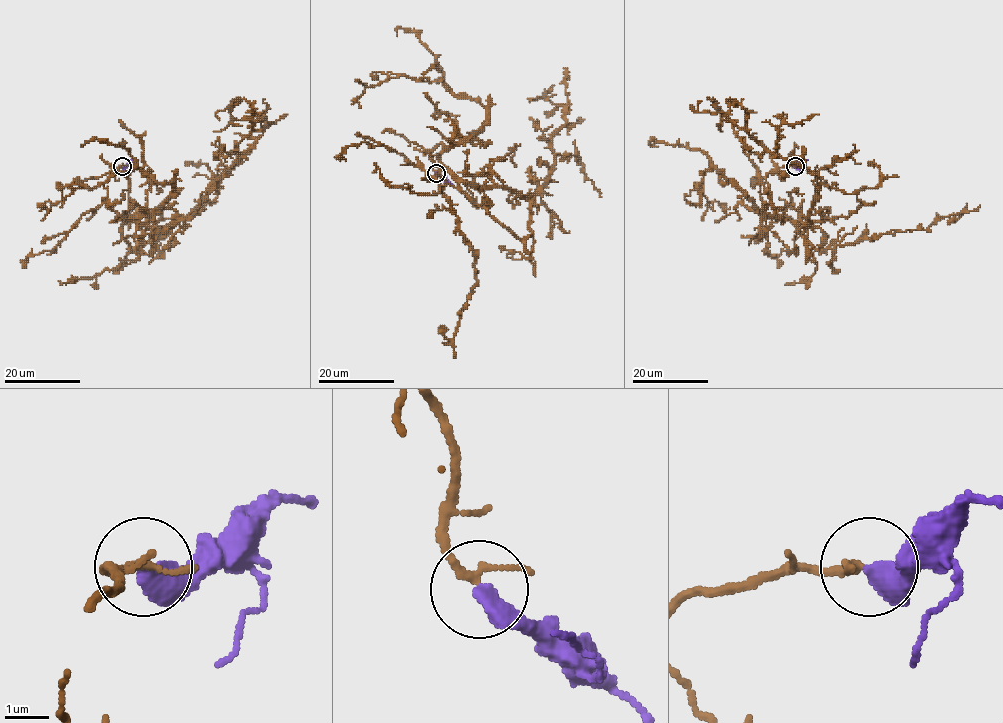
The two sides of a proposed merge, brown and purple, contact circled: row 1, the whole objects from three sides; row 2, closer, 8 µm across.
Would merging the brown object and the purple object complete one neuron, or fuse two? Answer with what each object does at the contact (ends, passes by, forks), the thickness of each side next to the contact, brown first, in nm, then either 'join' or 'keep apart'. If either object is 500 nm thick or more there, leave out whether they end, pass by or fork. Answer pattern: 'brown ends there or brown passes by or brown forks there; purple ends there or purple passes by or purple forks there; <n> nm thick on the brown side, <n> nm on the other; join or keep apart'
brown passes by; purple ends there; 140 nm thick on the brown side, 480 nm on the other; join

